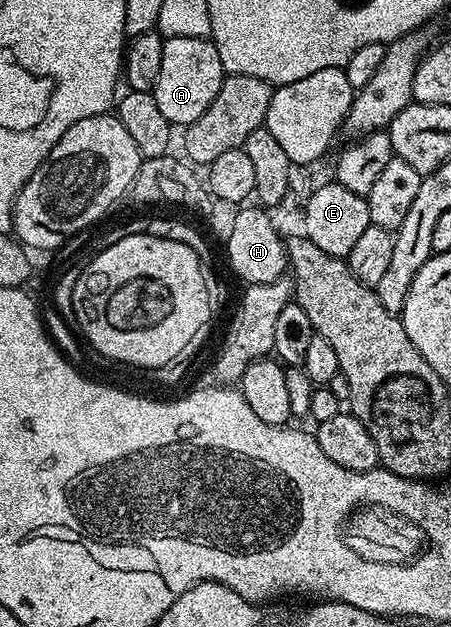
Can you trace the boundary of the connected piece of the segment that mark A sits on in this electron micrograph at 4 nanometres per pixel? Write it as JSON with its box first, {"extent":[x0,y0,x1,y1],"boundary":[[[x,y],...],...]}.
{"extent":[153,38,224,125],"boundary":[[[210,38],[164,39],[161,49],[161,73],[157,73],[153,94],[161,113],[172,125],[186,125],[197,121],[197,117],[201,117],[201,113],[205,113],[205,109],[213,105],[213,97],[221,93],[224,78],[221,57]]]}

